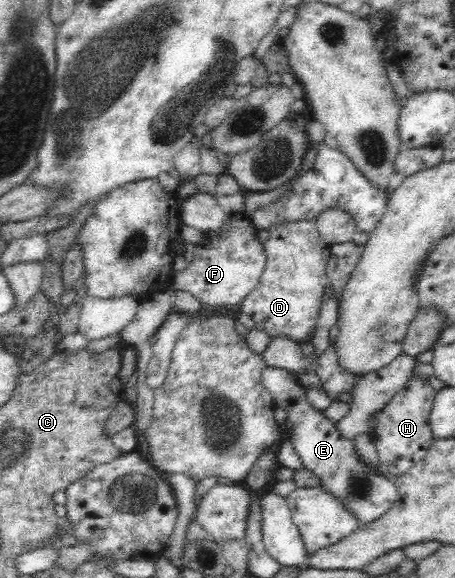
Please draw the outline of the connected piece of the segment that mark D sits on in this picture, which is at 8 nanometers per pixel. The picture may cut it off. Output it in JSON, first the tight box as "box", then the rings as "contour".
{"box":[238,219,331,343],"contour":[[[296,219],[292,223],[282,221],[276,225],[270,225],[268,229],[261,232],[266,263],[258,285],[242,299],[238,310],[242,315],[247,315],[252,319],[254,328],[266,332],[271,338],[283,335],[296,343],[308,342],[314,333],[314,329],[316,329],[316,325],[318,325],[322,301],[325,301],[329,287],[326,265],[331,259],[331,244],[322,238],[315,223],[316,221],[309,221],[308,219]]]}

